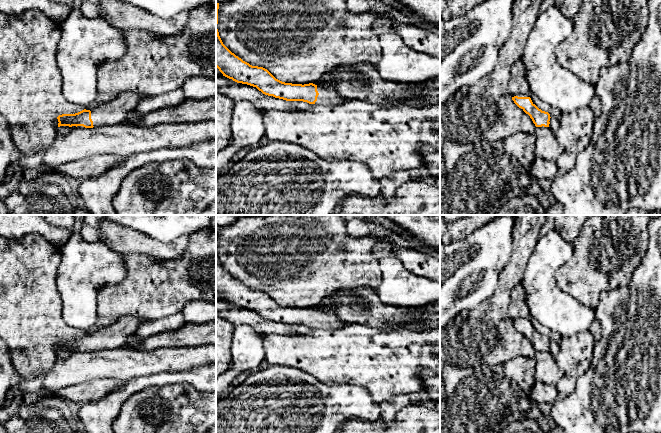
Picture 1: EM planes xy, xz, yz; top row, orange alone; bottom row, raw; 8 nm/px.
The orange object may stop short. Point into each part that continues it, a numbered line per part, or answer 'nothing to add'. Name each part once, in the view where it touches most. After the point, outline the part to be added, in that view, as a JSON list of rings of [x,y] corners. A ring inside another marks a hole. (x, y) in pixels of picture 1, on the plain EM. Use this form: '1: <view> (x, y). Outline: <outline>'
1: xz (328, 319). Outline: [[[317,310],[319,317],[315,328],[319,329],[339,329],[345,326],[347,323],[343,322],[338,316],[331,310]]]

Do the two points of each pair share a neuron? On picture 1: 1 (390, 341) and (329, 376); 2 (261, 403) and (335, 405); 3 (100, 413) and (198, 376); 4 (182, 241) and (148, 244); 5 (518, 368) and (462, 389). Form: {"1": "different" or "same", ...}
{"1": "same", "2": "same", "3": "same", "4": "same", "5": "same"}

